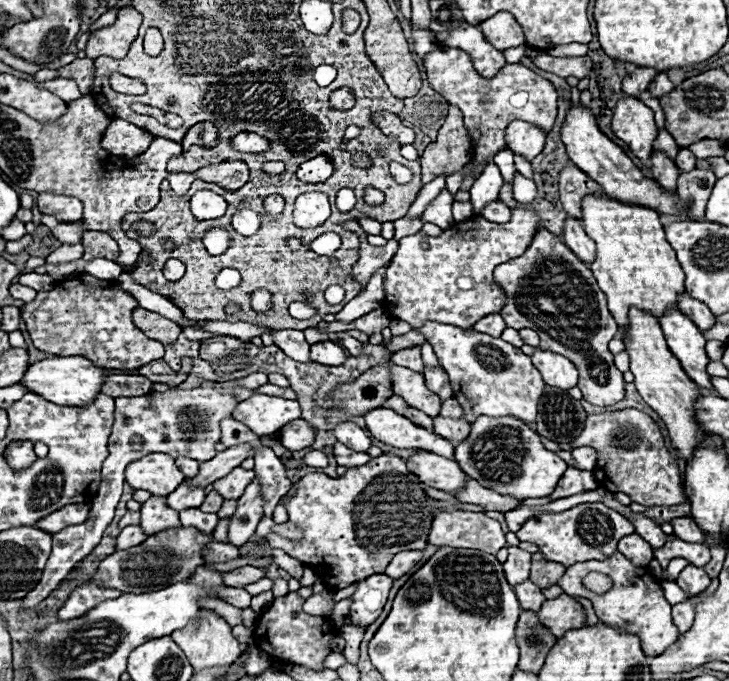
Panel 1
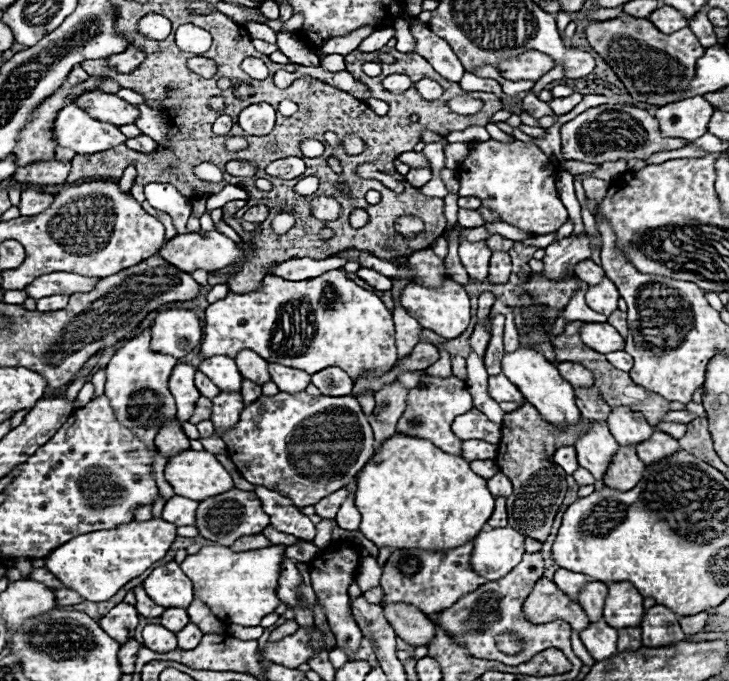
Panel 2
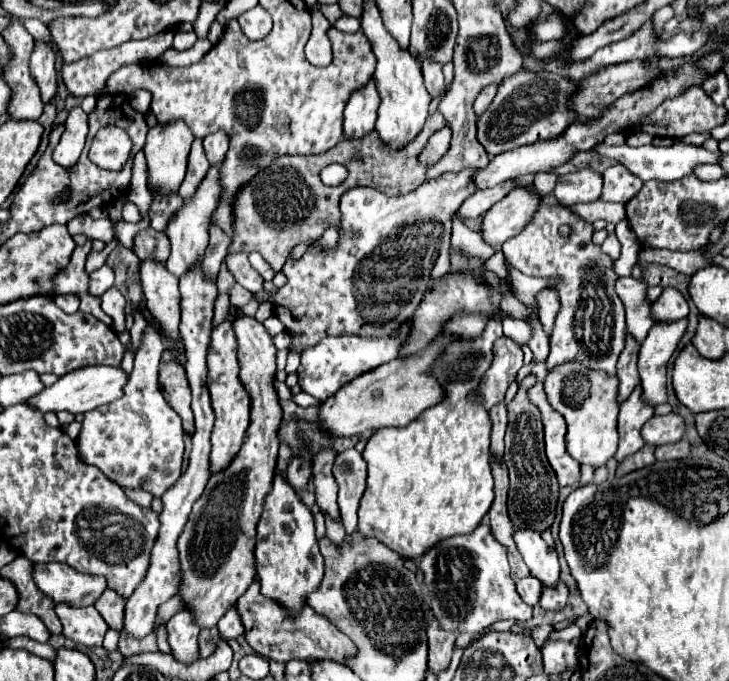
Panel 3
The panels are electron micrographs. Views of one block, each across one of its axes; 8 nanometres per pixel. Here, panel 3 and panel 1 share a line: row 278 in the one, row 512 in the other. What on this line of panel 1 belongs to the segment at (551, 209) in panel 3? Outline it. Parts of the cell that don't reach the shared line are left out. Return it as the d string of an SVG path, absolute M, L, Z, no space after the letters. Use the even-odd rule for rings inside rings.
M586 502L586 504L578 504L570 510L558 512L558 514L542 514L538 518L530 518L522 524L522 528L516 532L516 536L522 542L538 544L540 552L548 560L570 566L576 562L606 560L610 554L616 552L616 544L620 542L620 538L624 538L632 532L634 532L634 526L618 512L606 508L600 502Z

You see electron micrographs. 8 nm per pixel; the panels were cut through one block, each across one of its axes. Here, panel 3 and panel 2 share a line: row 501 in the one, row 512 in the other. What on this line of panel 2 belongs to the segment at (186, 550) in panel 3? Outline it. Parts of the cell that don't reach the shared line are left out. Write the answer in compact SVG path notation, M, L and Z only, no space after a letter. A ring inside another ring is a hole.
M232 488L230 492L202 500L196 512L196 528L200 530L200 536L222 546L230 546L242 536L260 534L268 524L270 524L270 516L262 512L262 504L258 496L254 492L244 492L238 488Z

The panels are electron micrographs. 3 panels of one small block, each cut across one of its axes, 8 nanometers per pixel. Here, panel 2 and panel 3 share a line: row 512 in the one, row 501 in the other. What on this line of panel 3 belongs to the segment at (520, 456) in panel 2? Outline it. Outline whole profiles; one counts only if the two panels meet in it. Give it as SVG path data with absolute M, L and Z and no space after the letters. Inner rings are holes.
M528 374L508 404L508 430L504 438L504 462L510 472L510 490L508 490L508 514L512 524L526 524L536 532L544 532L552 526L558 500L558 480L552 466L544 454L544 432L540 410L528 400L528 390L536 384L536 376Z

